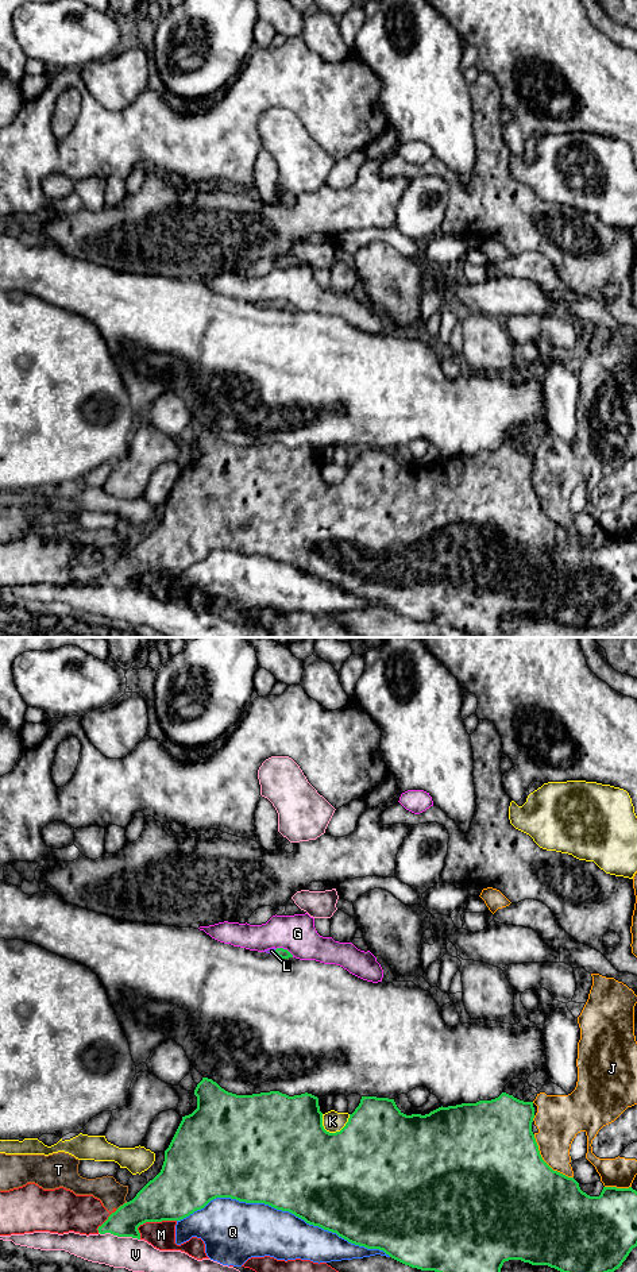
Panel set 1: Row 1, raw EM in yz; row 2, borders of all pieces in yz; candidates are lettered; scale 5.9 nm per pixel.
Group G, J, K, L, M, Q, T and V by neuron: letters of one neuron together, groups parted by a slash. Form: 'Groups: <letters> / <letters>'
Groups: G / J / K / L / M / Q / T / V

